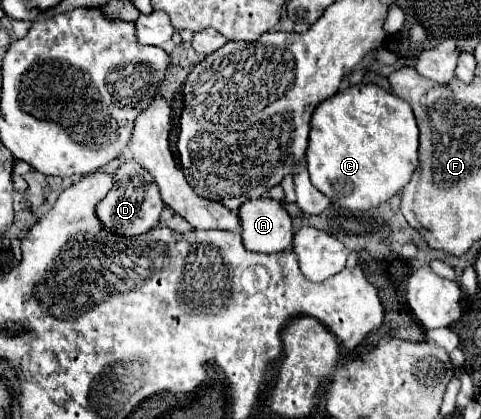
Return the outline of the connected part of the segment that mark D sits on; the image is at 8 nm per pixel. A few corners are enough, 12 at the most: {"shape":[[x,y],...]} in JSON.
{"shape":[[134,159],[98,203],[118,235],[160,225],[164,203],[154,177]]}

